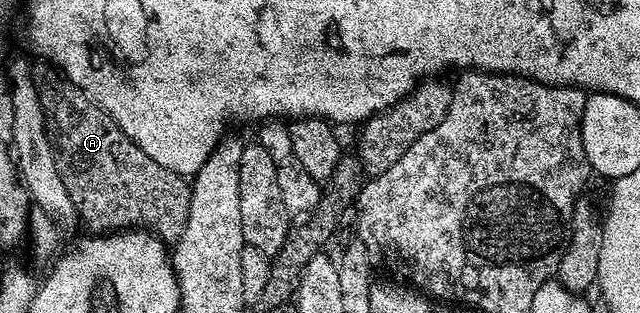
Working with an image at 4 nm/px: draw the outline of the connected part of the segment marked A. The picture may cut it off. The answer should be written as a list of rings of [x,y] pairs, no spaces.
[[[66,77],[56,78],[39,79],[36,87],[46,115],[46,130],[54,146],[56,170],[60,170],[60,178],[64,178],[64,190],[68,190],[68,198],[72,198],[77,219],[83,220],[94,234],[113,234],[141,226],[163,241],[177,241],[188,222],[190,184],[187,177],[176,175],[160,166],[160,162],[152,162],[152,158],[148,158],[148,154],[144,154],[144,150],[140,150],[140,146],[136,146],[120,126],[116,126],[114,119],[99,104]]]

